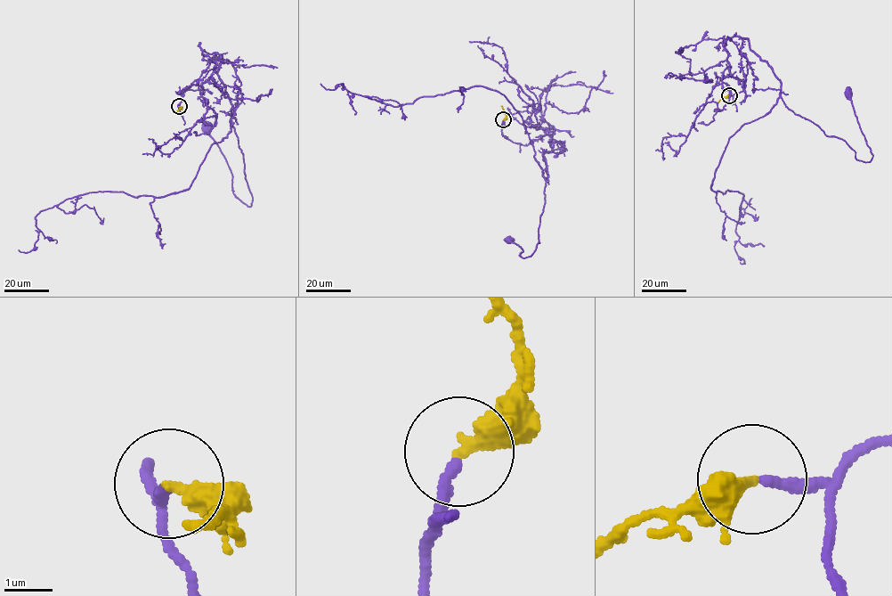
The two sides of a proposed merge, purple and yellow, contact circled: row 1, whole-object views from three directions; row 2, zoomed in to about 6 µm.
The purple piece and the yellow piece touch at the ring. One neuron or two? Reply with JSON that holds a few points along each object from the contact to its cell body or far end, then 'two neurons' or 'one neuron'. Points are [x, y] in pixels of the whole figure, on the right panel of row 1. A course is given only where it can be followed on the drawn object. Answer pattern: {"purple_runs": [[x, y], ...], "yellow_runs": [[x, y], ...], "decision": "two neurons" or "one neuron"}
{"purple_runs": [[729, 94], [744, 87], [748, 69], [731, 38], [745, 37], [788, 108], [868, 162], [849, 93]], "yellow_runs": [[729, 94], [717, 104]], "decision": "one neuron"}

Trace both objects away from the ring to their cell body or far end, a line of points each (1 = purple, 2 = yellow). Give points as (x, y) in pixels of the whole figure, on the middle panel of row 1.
1: (503, 120), (502, 134), (516, 143), (551, 138), (542, 157), (539, 242), (523, 258), (508, 240)
2: (503, 120), (506, 114), (500, 105)

